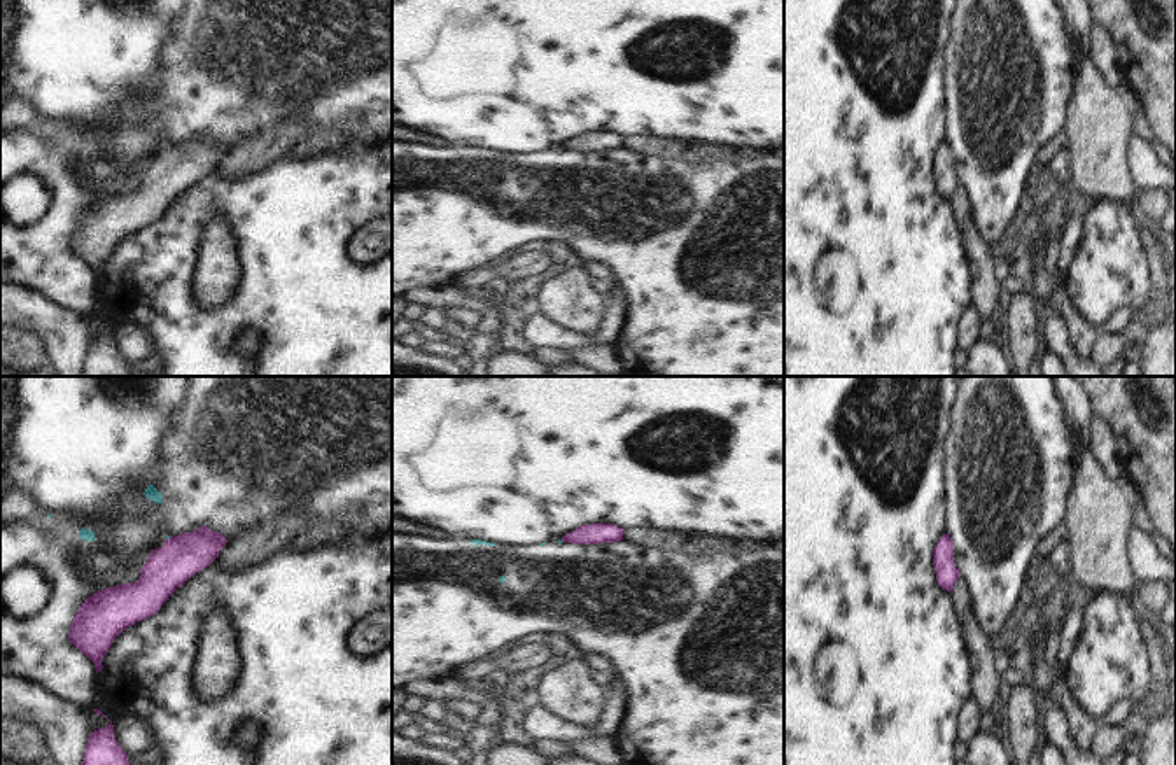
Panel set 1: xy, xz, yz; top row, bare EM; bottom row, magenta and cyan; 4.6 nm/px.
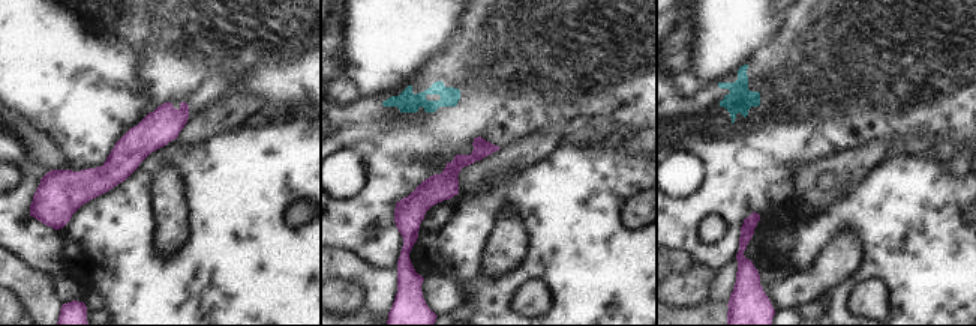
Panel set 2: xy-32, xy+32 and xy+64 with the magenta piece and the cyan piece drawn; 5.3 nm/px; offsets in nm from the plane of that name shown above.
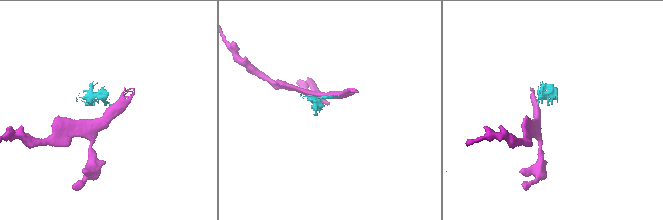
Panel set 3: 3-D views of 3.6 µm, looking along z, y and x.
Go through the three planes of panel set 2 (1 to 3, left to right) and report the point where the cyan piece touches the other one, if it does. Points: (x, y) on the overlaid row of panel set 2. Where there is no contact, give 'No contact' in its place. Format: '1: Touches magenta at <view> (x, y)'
1: No contact
2: No contact
3: No contact

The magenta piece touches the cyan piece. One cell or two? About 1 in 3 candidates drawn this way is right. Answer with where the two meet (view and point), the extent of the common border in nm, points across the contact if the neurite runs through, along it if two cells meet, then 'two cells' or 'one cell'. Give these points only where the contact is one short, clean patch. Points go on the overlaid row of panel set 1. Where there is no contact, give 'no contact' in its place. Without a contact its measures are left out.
contact xy (170, 538); length 40 nm; border xy (172, 536), (167, 540); two cells

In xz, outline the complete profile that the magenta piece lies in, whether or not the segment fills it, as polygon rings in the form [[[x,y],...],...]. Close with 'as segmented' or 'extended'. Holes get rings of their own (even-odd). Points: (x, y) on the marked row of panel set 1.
[[[592,523],[579,525],[576,530],[562,537],[564,543],[572,544],[598,544],[598,543],[616,543],[621,541],[625,530],[612,523]]]; as segmented

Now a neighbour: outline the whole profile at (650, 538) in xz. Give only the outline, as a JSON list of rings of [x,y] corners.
[[[626,529],[623,541],[649,548],[672,548],[684,543],[690,536],[682,532],[670,530],[653,530],[653,529]]]

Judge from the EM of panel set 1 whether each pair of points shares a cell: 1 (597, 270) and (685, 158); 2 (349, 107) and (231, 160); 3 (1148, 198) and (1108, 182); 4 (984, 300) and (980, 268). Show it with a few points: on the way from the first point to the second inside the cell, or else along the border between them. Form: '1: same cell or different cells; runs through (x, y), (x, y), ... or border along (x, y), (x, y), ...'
1: different cells; border along (585, 263), (601, 263), (615, 280)
2: different cells; border along (303, 118), (294, 114), (286, 128), (263, 132)
3: different cells; border along (1138, 189), (1134, 196)
4: same cell; runs through (984, 293), (984, 275)

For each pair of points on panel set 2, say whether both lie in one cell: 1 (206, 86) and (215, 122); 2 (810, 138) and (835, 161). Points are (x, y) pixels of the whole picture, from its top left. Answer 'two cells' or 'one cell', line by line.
1: two cells
2: two cells

